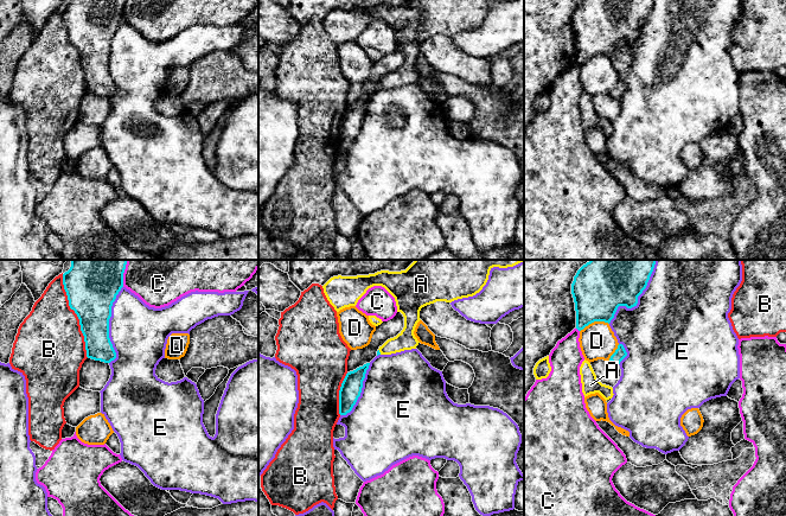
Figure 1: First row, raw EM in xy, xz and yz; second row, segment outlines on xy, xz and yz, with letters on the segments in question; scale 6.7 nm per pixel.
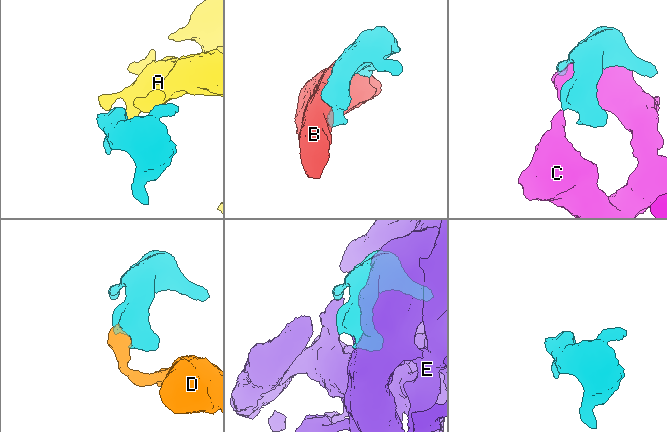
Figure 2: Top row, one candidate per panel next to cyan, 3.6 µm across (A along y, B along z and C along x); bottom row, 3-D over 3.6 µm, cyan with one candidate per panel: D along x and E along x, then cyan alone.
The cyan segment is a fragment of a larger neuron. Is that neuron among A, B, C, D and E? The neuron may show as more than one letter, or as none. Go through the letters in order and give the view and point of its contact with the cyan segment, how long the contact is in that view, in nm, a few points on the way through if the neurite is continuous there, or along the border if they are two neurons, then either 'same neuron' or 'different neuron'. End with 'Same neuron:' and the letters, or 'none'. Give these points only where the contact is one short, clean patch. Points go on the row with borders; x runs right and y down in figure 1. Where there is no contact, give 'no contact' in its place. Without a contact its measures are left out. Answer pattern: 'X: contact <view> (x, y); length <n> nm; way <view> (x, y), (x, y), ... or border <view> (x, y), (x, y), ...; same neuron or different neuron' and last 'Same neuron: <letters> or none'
A: contact xz (378, 351); length 40 nm; way xz (378, 352), (378, 351), (404, 341); same neuron
B: contact xy (77, 316); length 600 nm; different neuron
C: contact xy (123, 272); length 190 nm; different neuron
D: contact yz (594, 320); length 200 nm; different neuron
E: contact yz (637, 299); length 550 nm; different neuron
Same neuron: A

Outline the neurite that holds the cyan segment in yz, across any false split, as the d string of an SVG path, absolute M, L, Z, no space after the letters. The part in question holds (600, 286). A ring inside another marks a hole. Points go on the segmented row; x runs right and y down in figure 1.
M590 260L574 276L571 294L576 311L576 329L583 330L594 321L611 323L619 306L632 308L646 288L656 260Z

